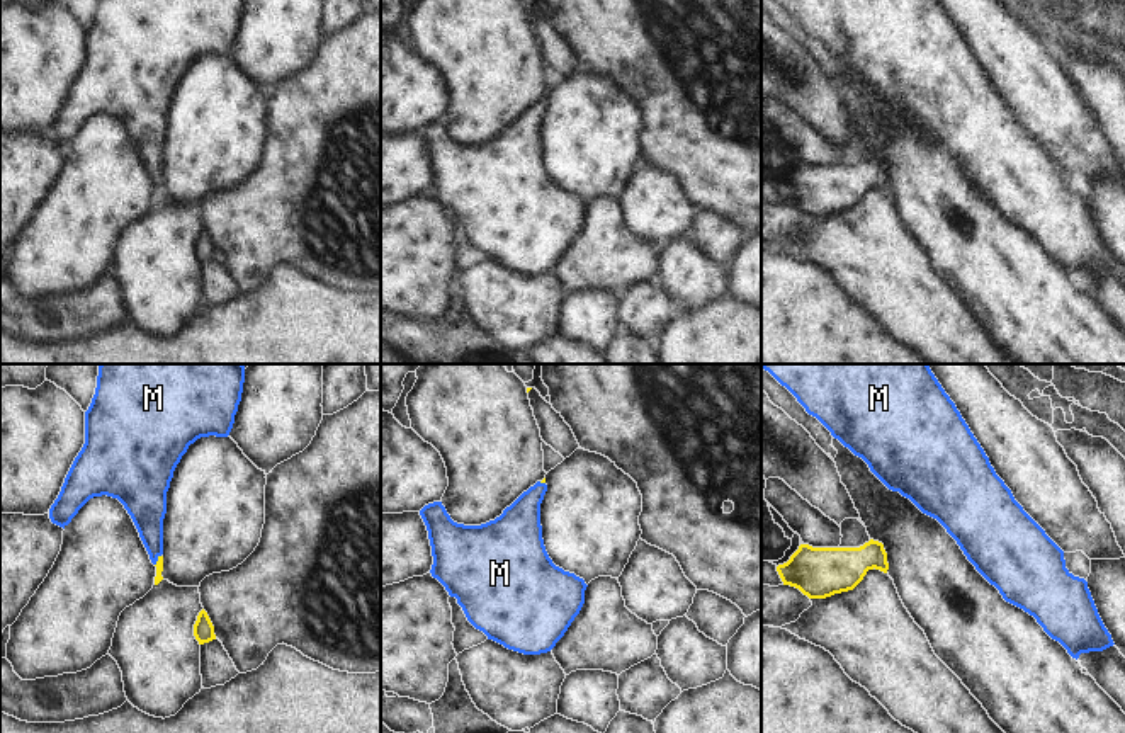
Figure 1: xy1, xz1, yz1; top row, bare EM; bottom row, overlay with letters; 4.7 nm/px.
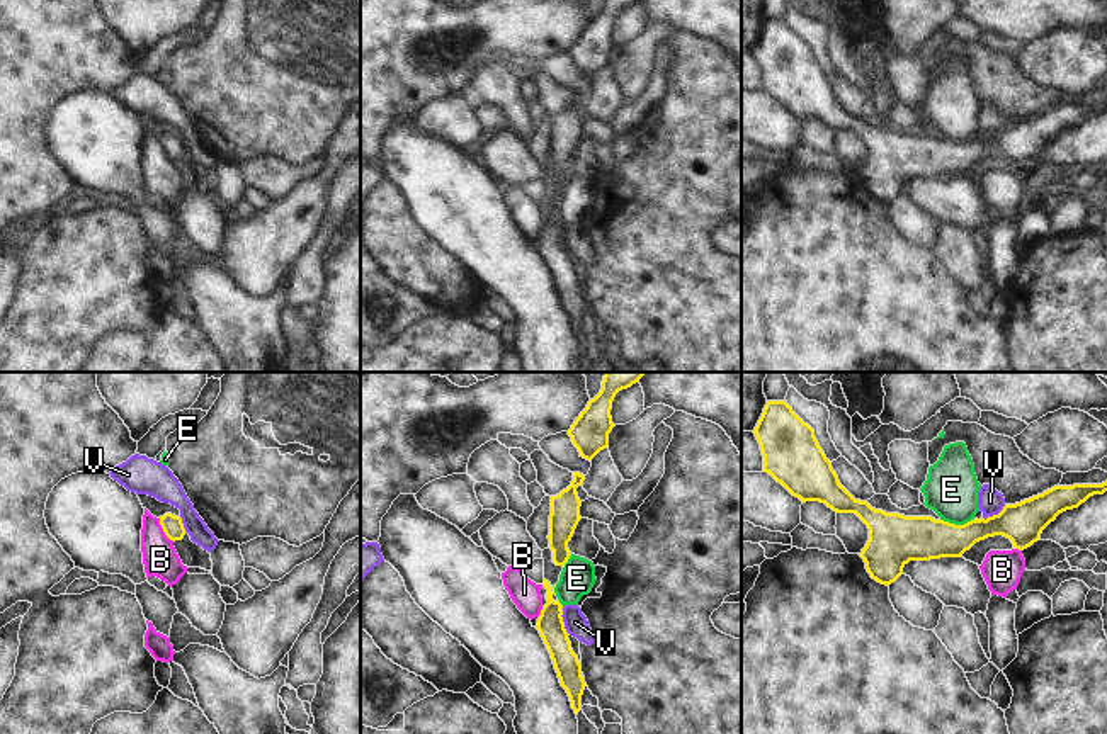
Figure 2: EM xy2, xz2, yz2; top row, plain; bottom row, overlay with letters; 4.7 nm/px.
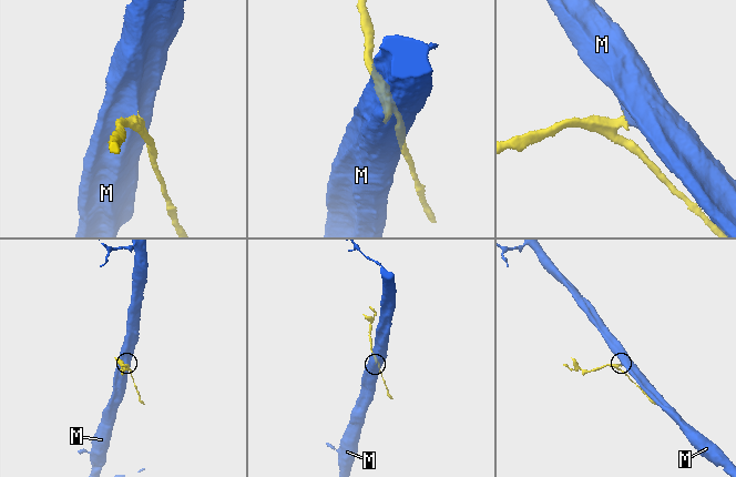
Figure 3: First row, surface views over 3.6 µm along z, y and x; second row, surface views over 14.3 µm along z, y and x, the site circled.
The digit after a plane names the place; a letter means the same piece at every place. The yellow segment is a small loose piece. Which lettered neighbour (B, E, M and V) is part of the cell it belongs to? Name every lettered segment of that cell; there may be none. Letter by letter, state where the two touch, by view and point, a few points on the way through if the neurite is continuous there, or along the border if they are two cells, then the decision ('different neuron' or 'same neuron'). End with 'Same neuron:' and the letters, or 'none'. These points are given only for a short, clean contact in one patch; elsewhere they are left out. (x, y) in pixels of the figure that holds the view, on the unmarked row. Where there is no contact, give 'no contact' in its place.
B: contact xy2 (164, 150); border xy2 (158, 138), (164, 152), (174, 160); different neuron
E: contact yz2 (958, 145); border yz2 (975, 138), (965, 143), (941, 140); different neuron
M: contact xy1 (158, 179); way xy1 (158, 184), (158, 179), (146, 128); same neuron
V: contact xz2 (563, 242); border xz2 (562, 230), (562, 240), (570, 254); different neuron
Same neuron: M

